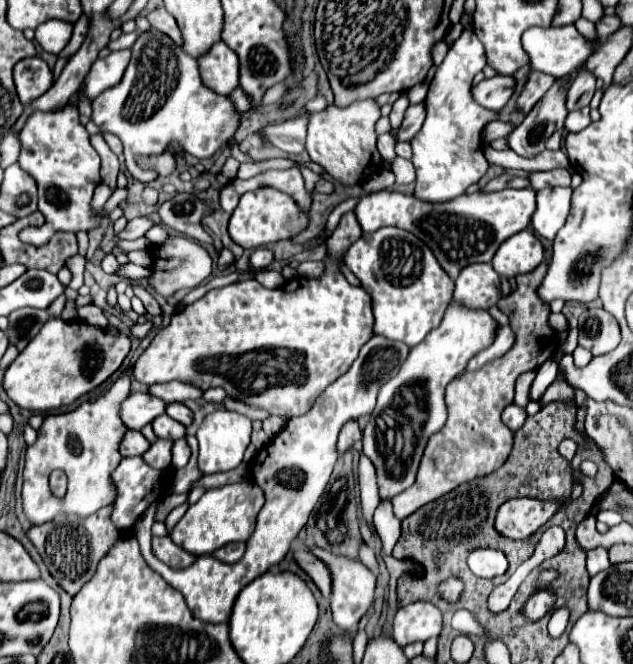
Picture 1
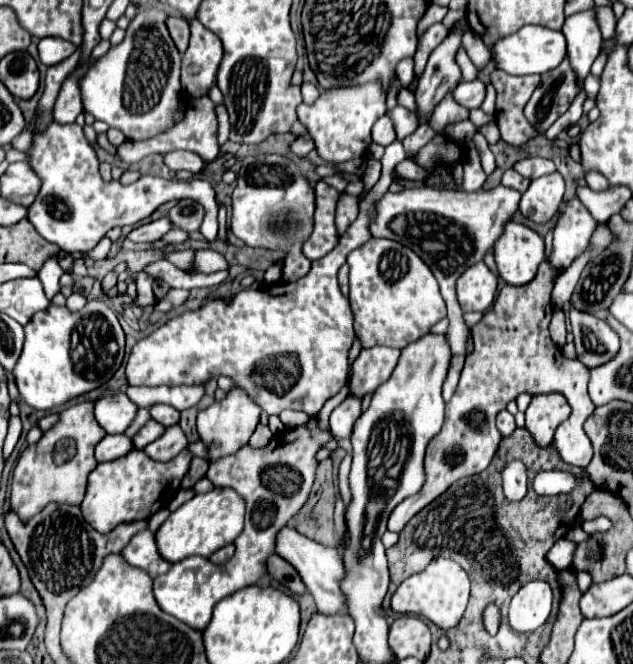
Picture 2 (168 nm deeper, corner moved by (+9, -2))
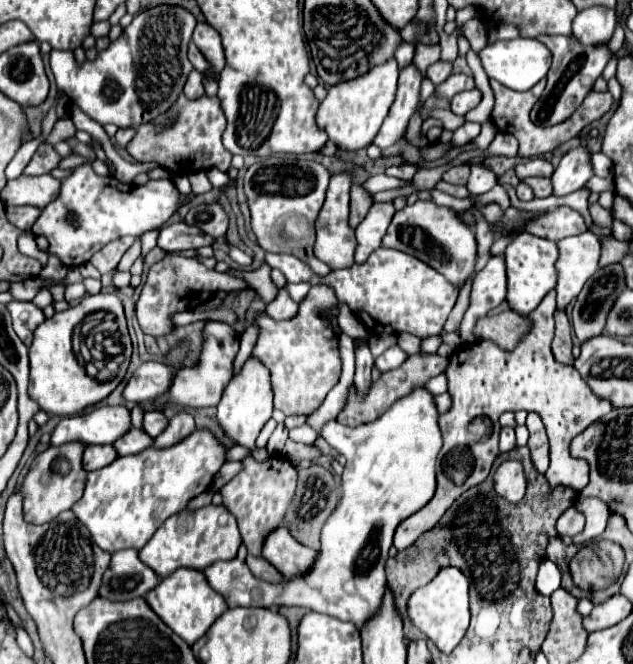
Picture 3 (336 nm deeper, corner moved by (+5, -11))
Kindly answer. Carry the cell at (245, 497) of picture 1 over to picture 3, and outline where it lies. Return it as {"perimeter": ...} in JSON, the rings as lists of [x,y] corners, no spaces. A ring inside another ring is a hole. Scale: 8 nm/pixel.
{"perimeter":[[[207,505],[201,509],[183,509],[171,515],[159,529],[157,535],[139,551],[139,559],[157,573],[157,577],[167,577],[179,567],[203,571],[215,561],[229,561],[237,555],[241,545],[241,533],[235,517],[223,505]]]}

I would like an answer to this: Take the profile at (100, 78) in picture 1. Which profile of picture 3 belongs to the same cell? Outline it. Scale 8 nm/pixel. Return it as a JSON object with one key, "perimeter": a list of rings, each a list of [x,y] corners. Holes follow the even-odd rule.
{"perimeter":[[[59,119],[51,131],[51,135],[45,139],[49,145],[55,145],[57,141],[65,141],[67,137],[73,137],[75,135],[75,125],[71,119]]]}

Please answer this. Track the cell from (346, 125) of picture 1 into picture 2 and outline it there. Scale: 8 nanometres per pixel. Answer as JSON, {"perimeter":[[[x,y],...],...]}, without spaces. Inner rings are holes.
{"perimeter":[[[377,82],[351,88],[325,90],[315,104],[301,104],[297,108],[299,122],[307,128],[307,134],[315,142],[317,154],[329,164],[343,164],[355,158],[365,158],[371,146],[371,128],[385,114],[385,94]]]}

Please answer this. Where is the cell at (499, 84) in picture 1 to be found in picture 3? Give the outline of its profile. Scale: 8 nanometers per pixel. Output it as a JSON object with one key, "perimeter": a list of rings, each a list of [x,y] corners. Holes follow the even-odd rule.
{"perimeter":[[[471,89],[471,91],[463,91],[463,93],[457,93],[453,99],[451,99],[451,111],[455,115],[465,115],[467,111],[471,111],[473,107],[477,107],[481,101],[481,91],[479,89]]]}

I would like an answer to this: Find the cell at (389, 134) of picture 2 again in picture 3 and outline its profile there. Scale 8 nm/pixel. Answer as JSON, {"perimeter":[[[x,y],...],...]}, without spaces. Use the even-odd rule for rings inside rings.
{"perimeter":[[[409,63],[407,67],[401,69],[397,97],[393,101],[389,115],[385,117],[385,123],[381,125],[381,131],[377,133],[377,137],[373,141],[379,149],[385,149],[385,147],[393,145],[395,141],[403,139],[407,123],[419,105],[421,81],[423,81],[423,73],[413,63]]]}

